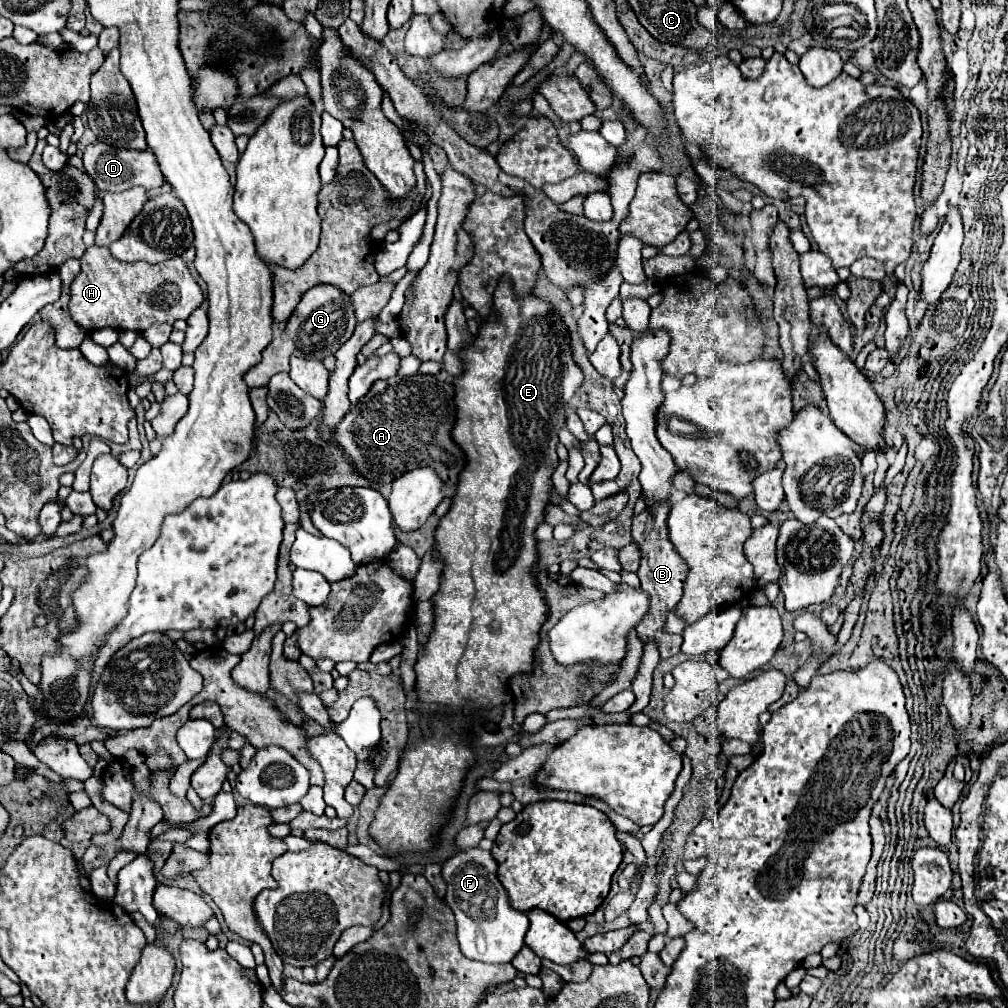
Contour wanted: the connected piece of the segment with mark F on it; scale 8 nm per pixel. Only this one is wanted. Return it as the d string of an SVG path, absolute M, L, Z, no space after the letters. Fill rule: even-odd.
M481 848L463 850L443 864L441 876L447 884L445 900L457 918L457 938L461 944L461 952L467 958L491 964L511 962L523 946L523 938L529 928L529 918L525 912L519 912L511 906L507 890L497 878L497 862L493 860L491 852ZM471 906L477 906L481 914L471 916L467 912Z

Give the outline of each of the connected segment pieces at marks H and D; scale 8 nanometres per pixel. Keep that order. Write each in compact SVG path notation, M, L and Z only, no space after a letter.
M91 246L81 258L81 272L71 282L69 314L85 330L93 332L99 328L135 330L143 332L155 322L173 324L175 320L187 320L189 314L203 302L203 292L191 276L181 256L171 260L149 264L149 262L119 262L107 248Z
M97 142L89 144L83 150L83 166L87 174L95 180L99 192L123 192L131 186L157 188L163 184L163 174L159 172L159 164L151 150L127 150L127 148L111 148L109 144Z

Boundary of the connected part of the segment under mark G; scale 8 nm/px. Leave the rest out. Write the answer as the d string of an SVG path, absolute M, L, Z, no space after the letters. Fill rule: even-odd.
M331 286L311 288L299 302L299 308L295 308L295 312L291 314L291 320L287 320L285 332L271 340L271 344L263 352L263 360L245 374L245 384L249 388L265 386L273 374L289 372L291 354L303 358L315 358L315 360L323 360L325 356L335 354L339 346L353 334L357 324L355 314L351 312L351 304L347 304L347 298L349 298L347 294Z

